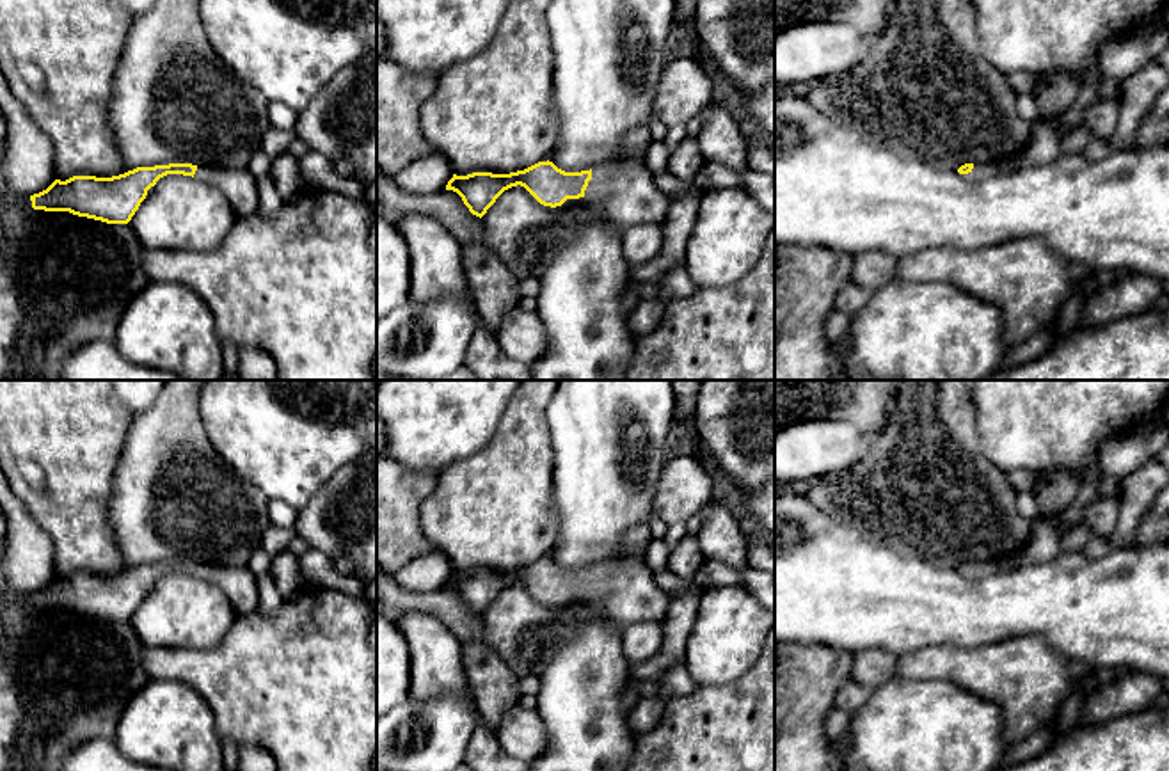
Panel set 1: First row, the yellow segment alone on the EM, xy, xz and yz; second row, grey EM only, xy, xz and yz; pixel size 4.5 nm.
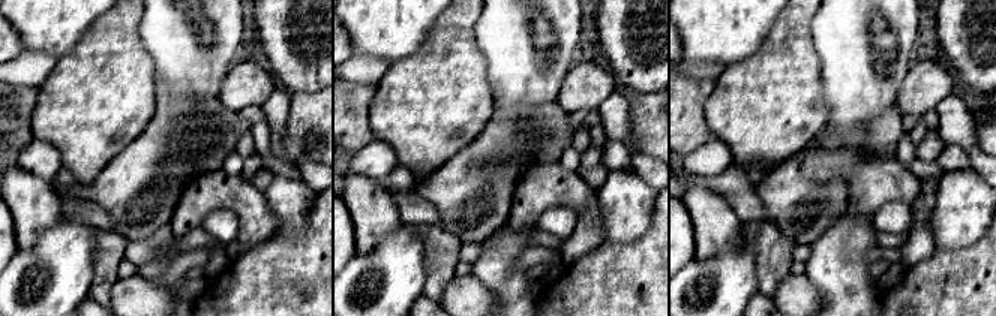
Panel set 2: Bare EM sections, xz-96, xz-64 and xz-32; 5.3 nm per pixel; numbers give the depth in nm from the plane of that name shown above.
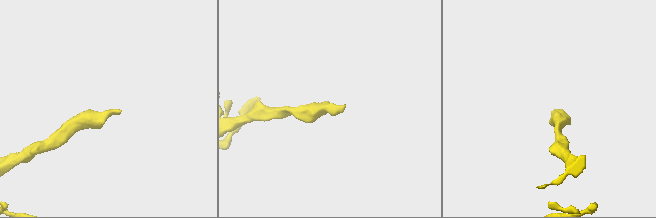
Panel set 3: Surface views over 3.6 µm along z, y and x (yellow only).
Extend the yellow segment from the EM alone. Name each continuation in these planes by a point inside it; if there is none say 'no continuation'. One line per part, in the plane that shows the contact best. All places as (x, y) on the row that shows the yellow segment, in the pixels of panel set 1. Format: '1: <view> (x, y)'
1: xz (624, 192)

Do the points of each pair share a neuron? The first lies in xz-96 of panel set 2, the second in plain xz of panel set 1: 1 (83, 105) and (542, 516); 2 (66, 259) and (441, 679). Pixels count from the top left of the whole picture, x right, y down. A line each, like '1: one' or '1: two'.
1: one
2: two

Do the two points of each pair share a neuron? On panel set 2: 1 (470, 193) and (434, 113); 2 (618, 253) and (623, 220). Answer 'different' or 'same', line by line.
1: different
2: different

